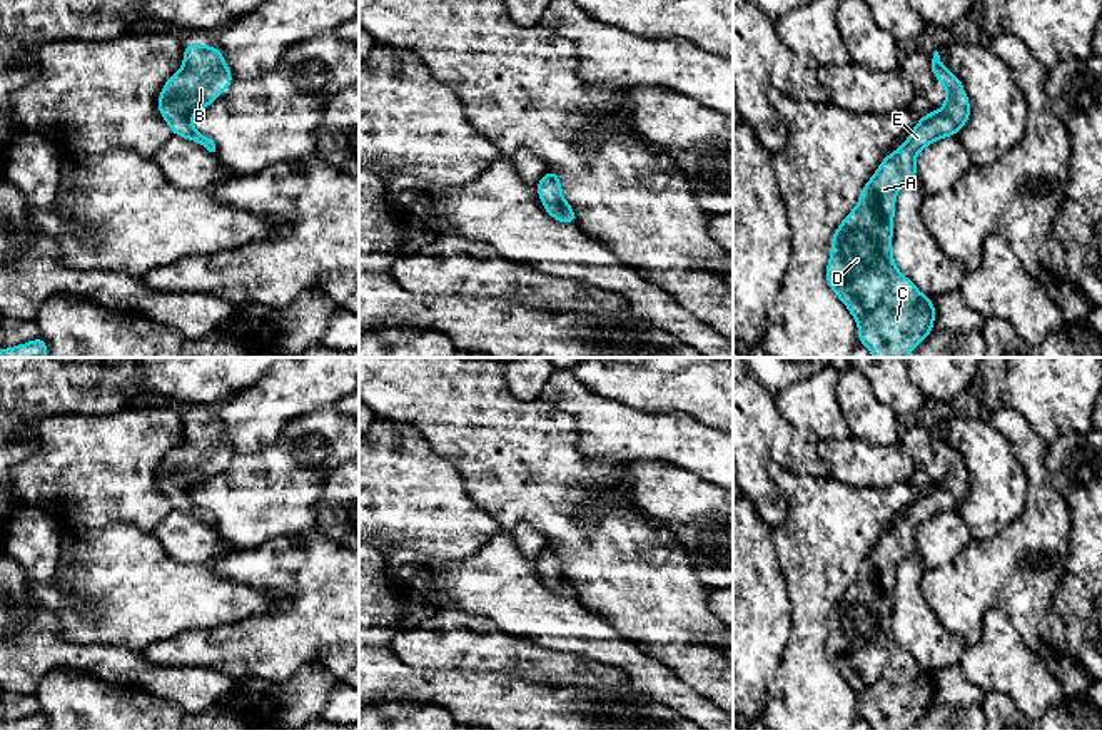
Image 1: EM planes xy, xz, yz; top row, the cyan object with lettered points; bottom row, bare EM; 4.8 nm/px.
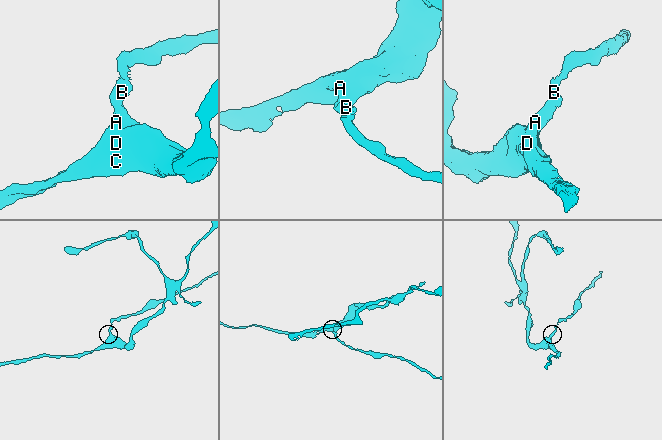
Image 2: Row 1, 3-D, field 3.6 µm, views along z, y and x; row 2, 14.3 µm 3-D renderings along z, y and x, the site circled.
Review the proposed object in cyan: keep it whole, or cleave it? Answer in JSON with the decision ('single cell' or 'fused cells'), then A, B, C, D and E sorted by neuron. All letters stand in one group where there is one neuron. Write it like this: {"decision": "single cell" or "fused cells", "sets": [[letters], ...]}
{"decision": "single cell", "sets": [["A", "B", "C", "D", "E"]]}

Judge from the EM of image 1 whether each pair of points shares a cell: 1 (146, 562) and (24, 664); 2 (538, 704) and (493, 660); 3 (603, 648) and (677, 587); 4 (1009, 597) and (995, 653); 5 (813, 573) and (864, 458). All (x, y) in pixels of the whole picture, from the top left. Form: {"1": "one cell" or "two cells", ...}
{"1": "two cells", "2": "two cells", "3": "two cells", "4": "two cells", "5": "two cells"}

